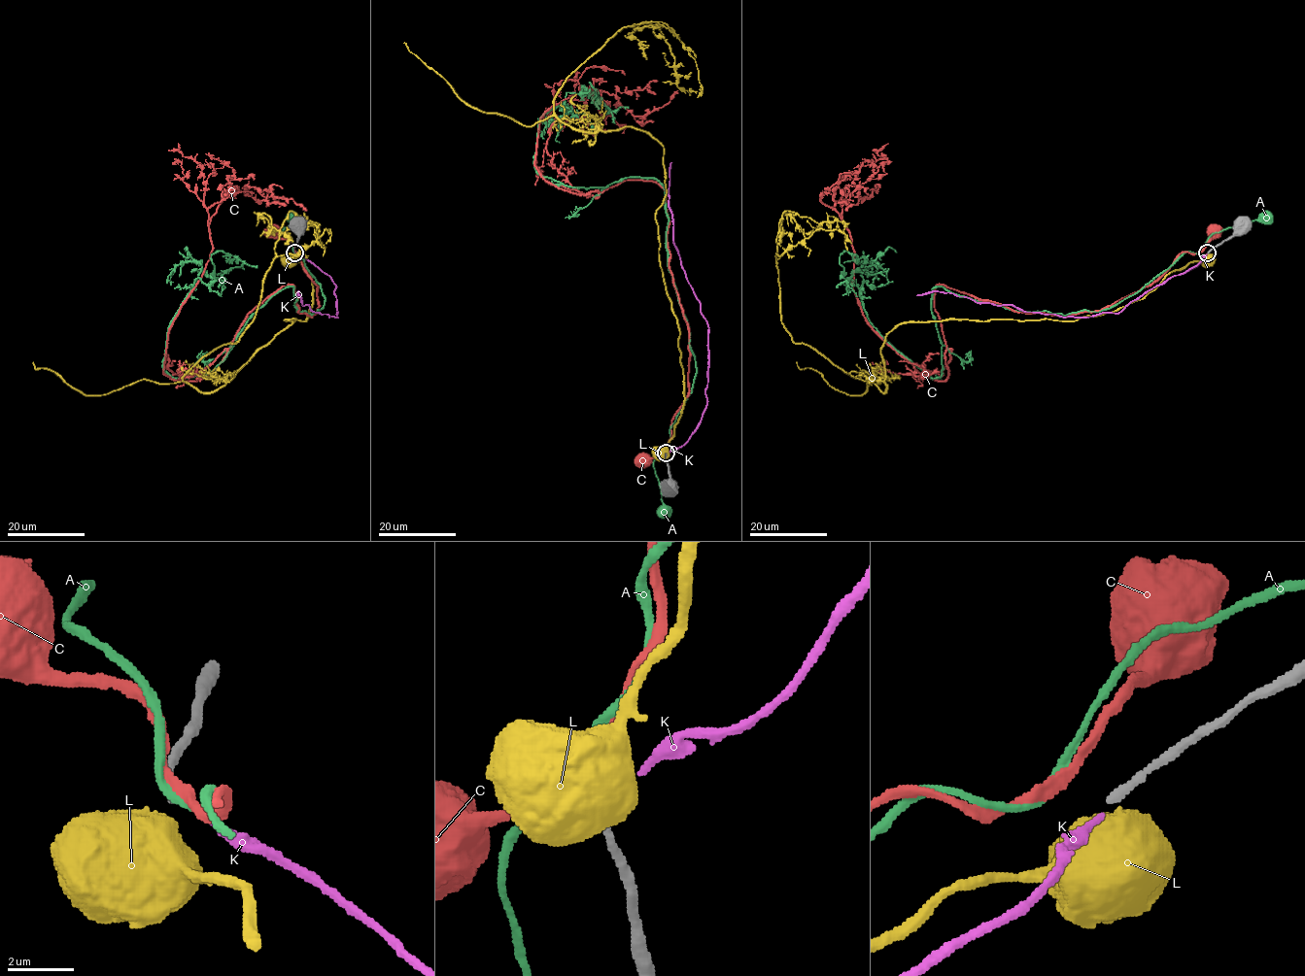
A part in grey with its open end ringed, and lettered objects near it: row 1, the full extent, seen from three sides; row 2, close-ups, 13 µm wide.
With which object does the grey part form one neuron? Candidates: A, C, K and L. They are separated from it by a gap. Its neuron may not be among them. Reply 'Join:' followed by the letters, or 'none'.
Join: none

